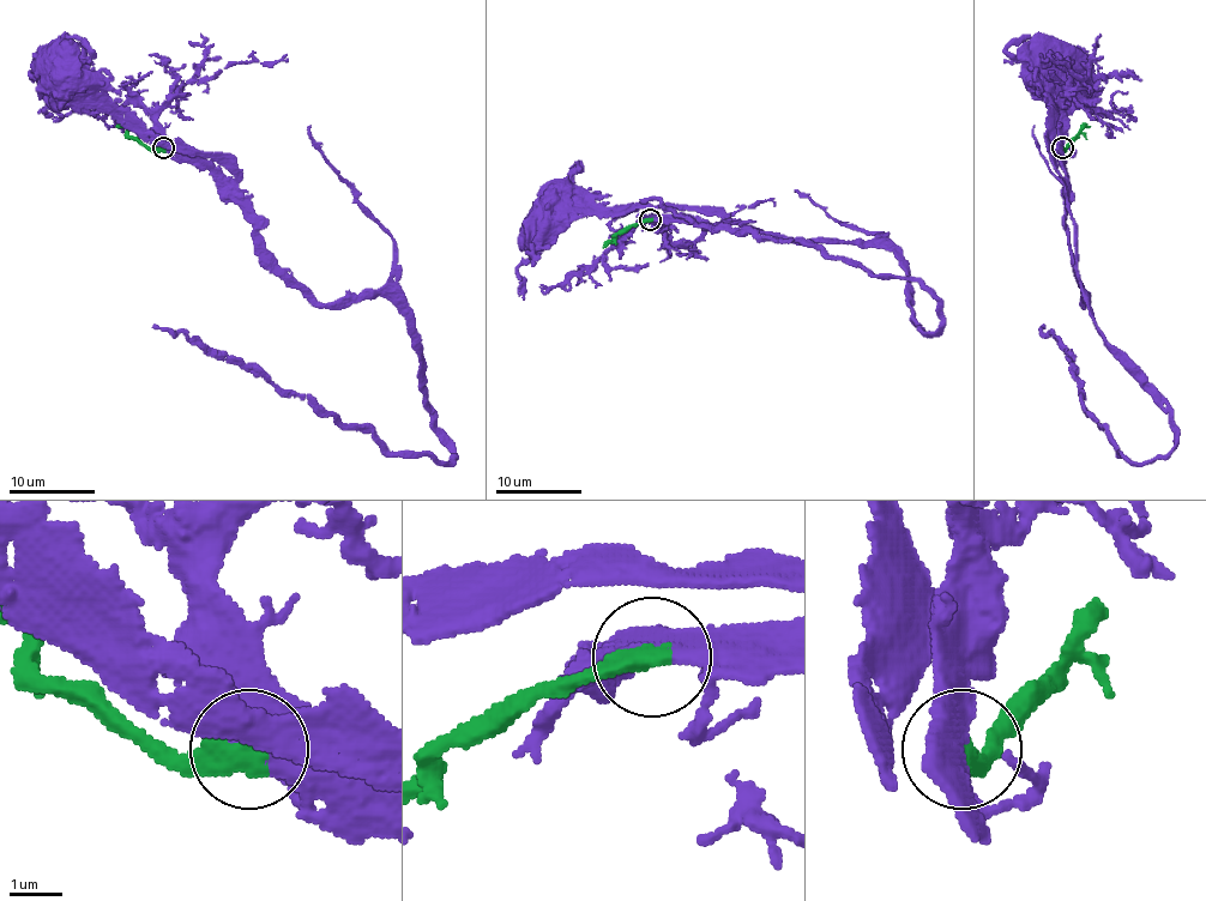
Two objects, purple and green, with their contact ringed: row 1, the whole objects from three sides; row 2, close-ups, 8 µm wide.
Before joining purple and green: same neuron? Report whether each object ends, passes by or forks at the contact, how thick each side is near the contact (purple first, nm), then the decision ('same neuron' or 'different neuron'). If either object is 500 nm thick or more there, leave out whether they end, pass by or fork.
650 nm thick on the purple side, 500 nm on the other; same neuron

